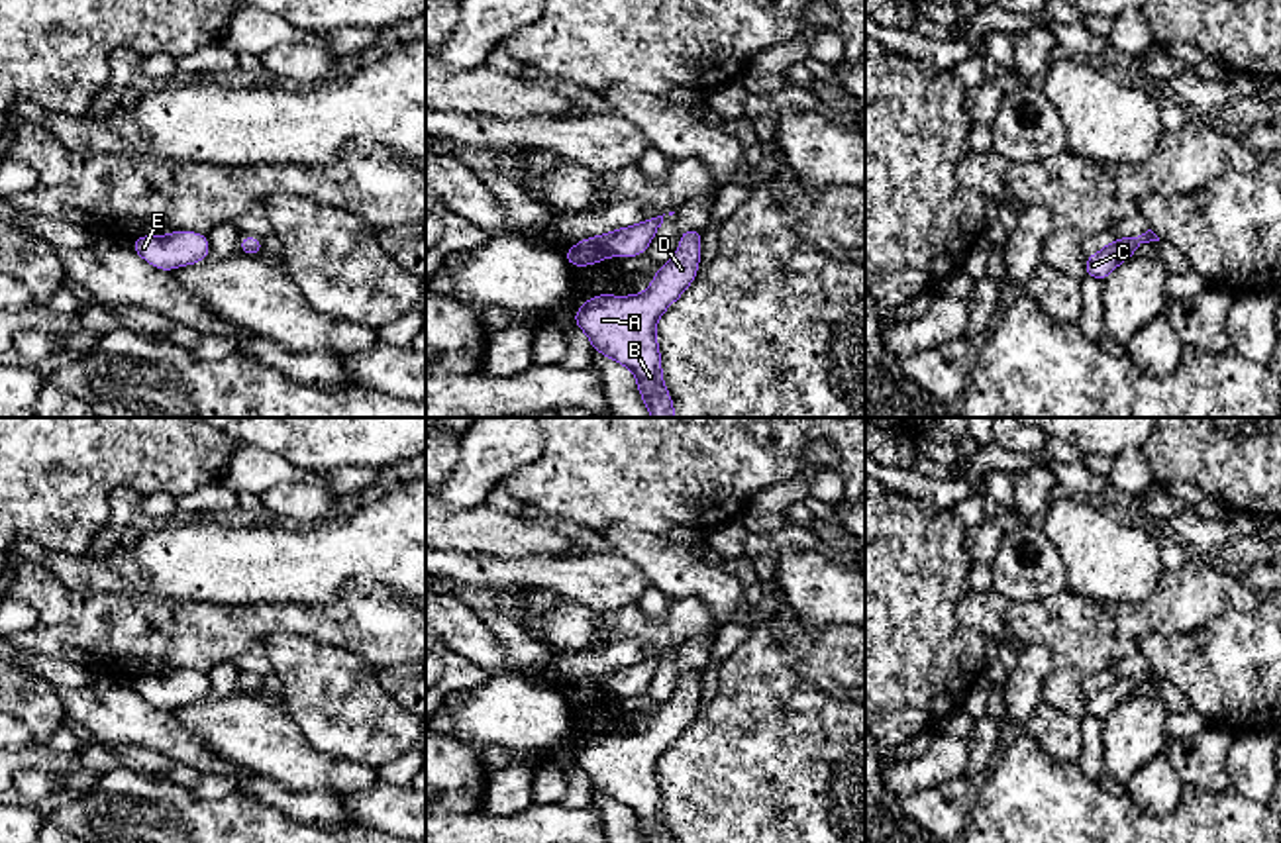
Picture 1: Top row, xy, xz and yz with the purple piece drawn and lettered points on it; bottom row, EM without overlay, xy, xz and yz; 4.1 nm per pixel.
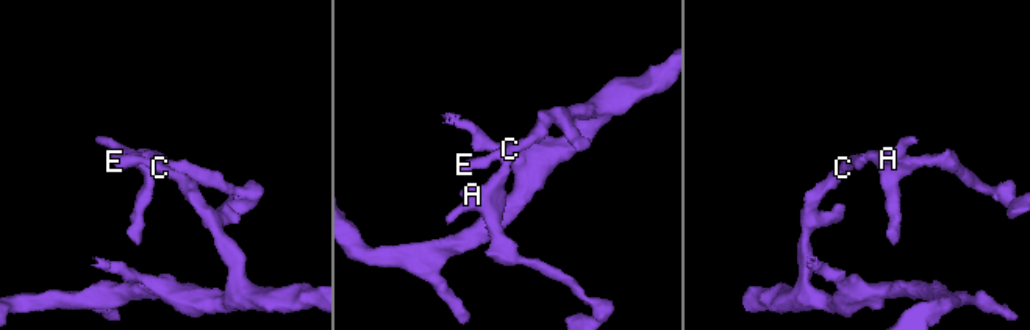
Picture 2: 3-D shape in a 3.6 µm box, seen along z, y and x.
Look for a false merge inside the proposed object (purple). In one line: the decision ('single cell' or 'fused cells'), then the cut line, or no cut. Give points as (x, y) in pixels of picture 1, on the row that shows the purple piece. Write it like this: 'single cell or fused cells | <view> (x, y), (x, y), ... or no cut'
single cell | no cut

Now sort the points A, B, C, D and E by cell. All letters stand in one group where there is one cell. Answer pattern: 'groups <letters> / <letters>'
groups A B C D E

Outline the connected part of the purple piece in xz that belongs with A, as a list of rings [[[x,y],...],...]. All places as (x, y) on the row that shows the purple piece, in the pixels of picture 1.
[[[700,227],[685,229],[679,241],[681,247],[671,261],[657,267],[645,292],[634,296],[596,294],[573,316],[573,323],[589,335],[594,353],[618,361],[636,374],[640,396],[651,418],[677,418],[661,376],[655,323],[698,273]]]

